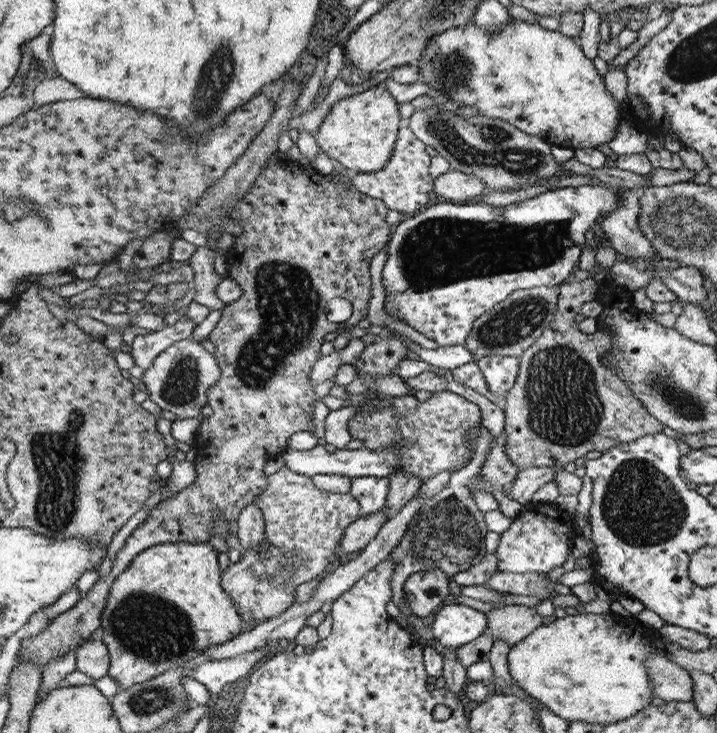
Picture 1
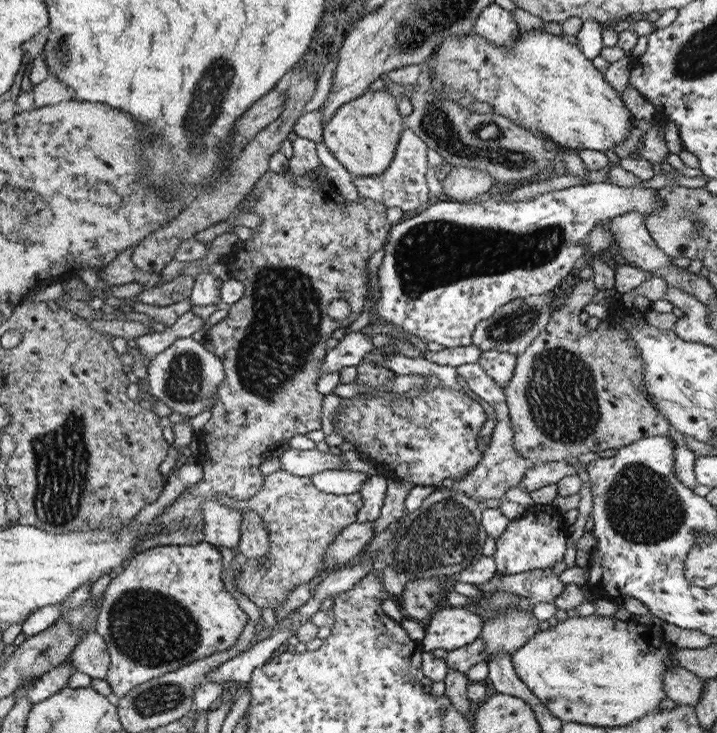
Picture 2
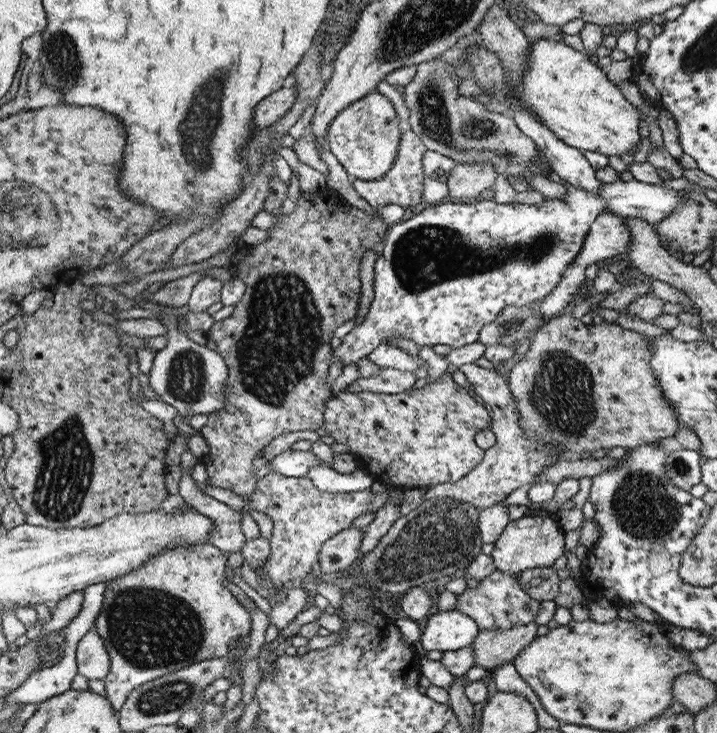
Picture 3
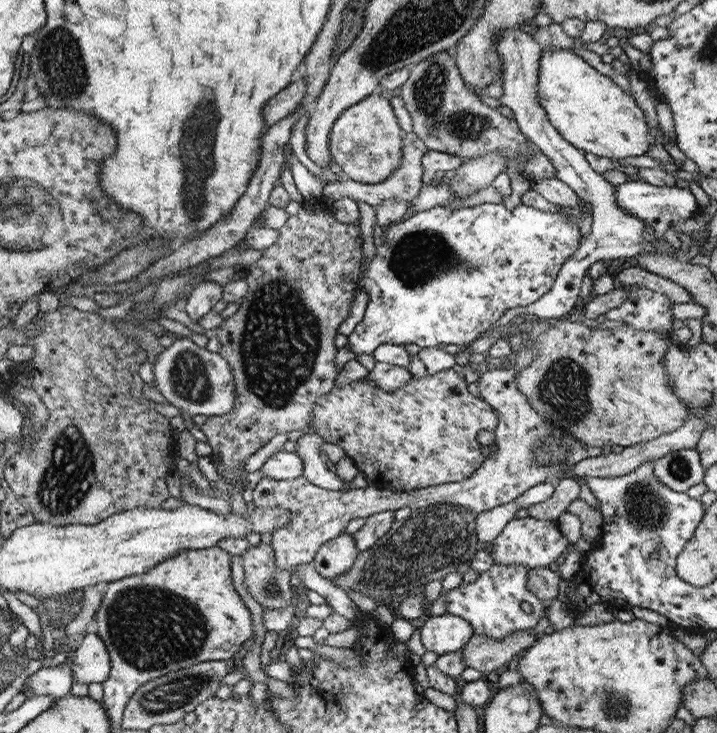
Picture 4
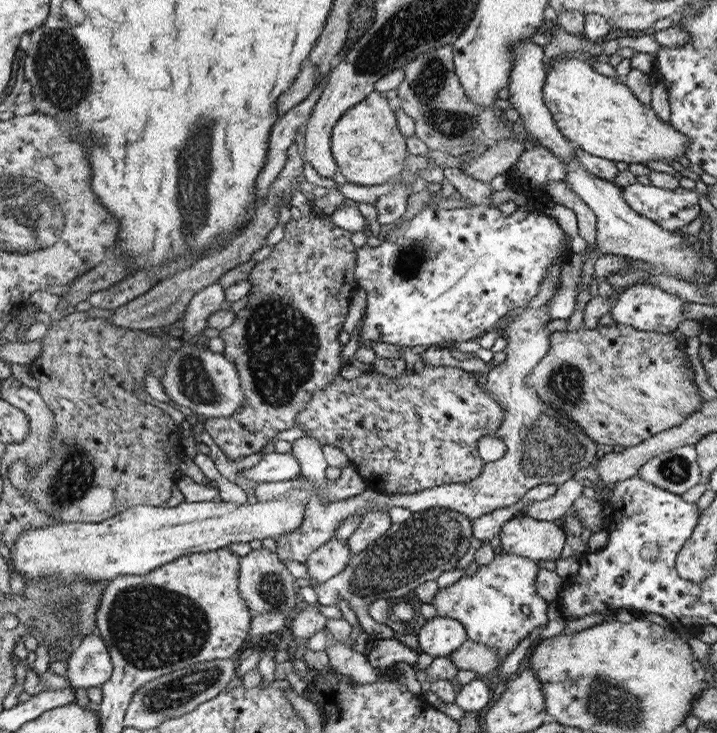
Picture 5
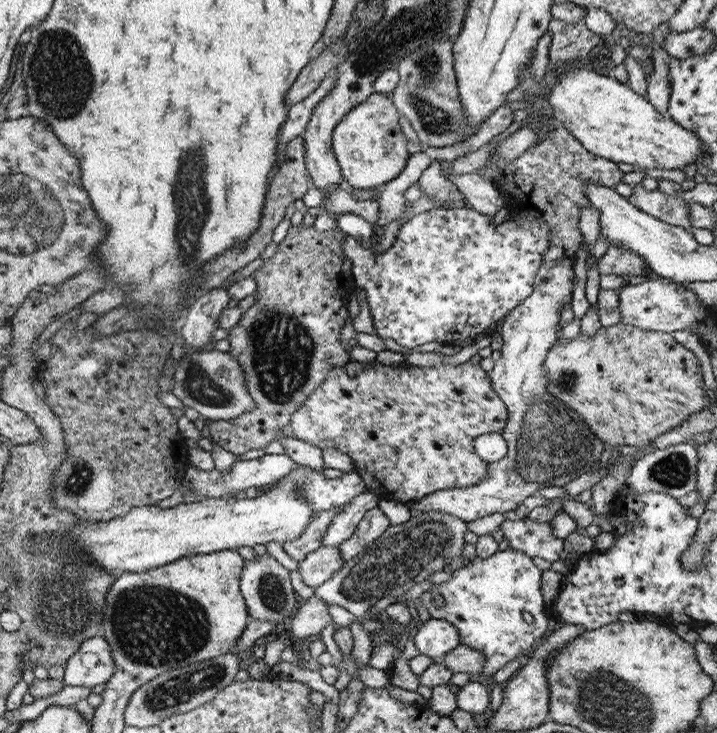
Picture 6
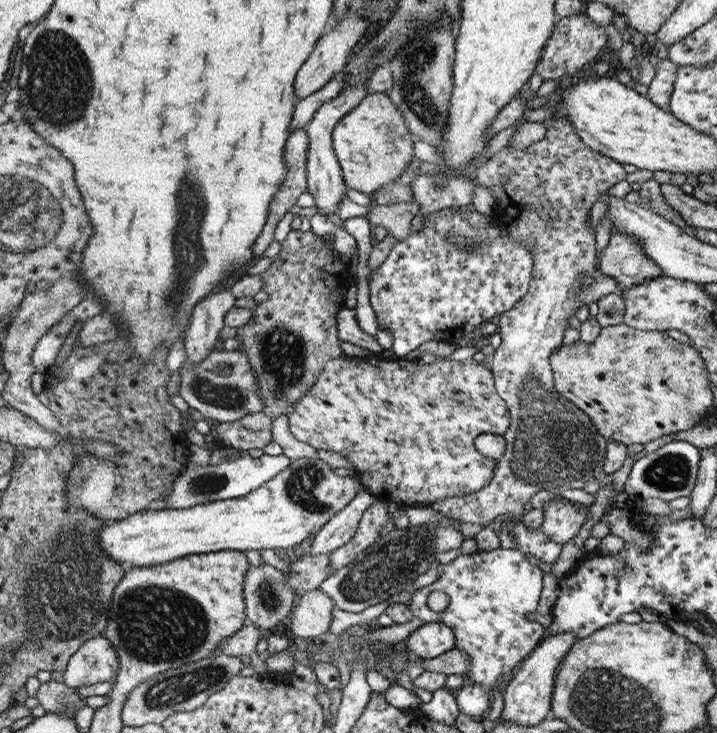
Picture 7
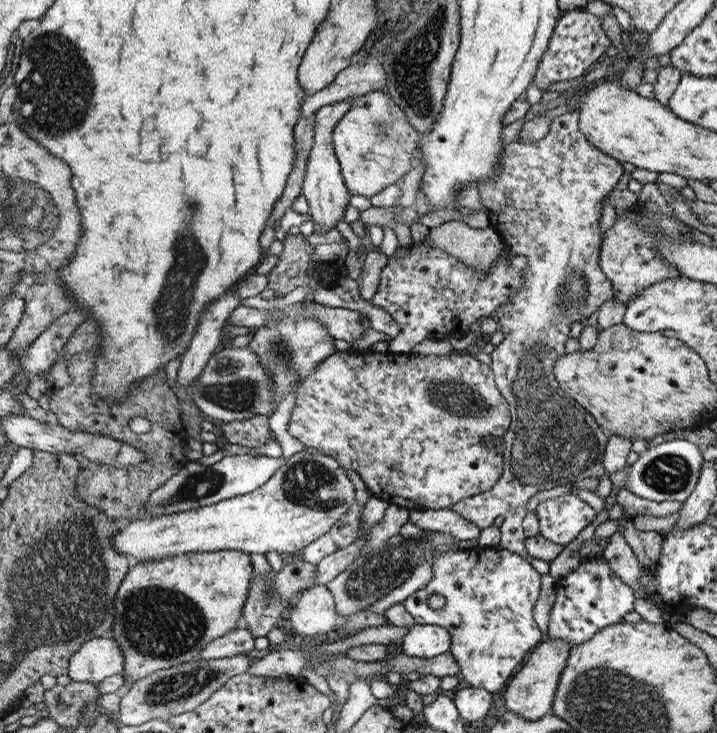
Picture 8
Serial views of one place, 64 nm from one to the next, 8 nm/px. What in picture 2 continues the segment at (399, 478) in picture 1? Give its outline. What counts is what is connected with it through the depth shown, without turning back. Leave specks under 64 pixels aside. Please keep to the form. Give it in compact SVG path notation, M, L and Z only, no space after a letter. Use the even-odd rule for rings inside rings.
M387 478L387 491L380 516L375 520L373 538L382 532L391 522L400 520L405 514L404 500L408 492L414 488L413 482Z

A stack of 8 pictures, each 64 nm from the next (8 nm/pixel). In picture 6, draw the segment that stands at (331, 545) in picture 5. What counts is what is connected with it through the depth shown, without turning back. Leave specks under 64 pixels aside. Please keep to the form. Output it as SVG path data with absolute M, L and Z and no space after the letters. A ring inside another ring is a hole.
M339 546L318 547L298 562L297 586L304 593L311 592L342 569L344 563Z

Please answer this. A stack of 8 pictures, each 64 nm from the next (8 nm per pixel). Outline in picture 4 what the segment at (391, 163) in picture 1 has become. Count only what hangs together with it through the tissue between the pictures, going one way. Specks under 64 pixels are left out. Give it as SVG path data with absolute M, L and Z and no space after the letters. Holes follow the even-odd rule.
M413 132L404 134L403 149L402 149L402 162L400 166L386 178L385 181L379 183L366 184L347 178L346 180L338 181L337 183L328 182L323 188L323 196L332 198L337 201L341 198L351 198L352 200L360 200L360 202L366 202L366 204L372 205L374 208L380 206L385 200L389 198L395 198L396 200L403 200L404 202L412 203L413 200L419 195L419 189L424 185L423 179L424 170L421 166L421 159L423 155L428 152L428 147L424 145L417 138Z

